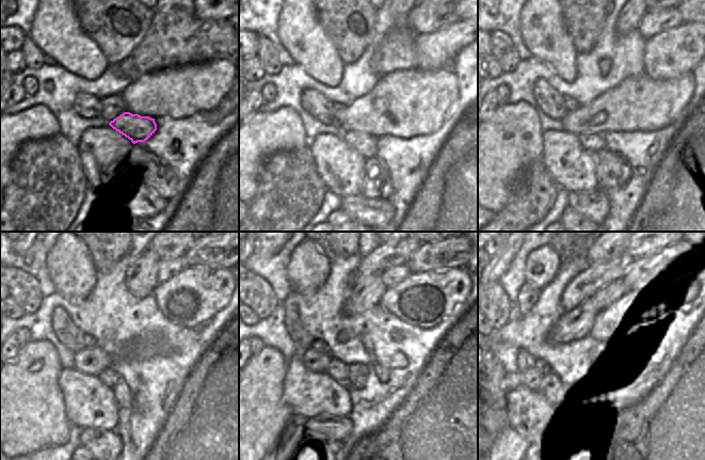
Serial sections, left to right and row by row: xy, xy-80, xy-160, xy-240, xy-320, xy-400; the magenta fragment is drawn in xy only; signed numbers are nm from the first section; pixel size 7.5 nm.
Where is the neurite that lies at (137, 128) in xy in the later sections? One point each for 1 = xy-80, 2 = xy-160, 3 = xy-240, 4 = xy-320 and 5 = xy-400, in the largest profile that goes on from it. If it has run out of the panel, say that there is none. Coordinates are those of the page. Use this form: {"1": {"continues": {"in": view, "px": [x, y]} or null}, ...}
{"1": {"continues": {"in": "xy-80", "px": [365, 144]}}, "2": {"continues": {"in": "xy-160", "px": [594, 142]}}, "3": {"continues": {"in": "xy-240", "px": [109, 376]}}, "4": {"continues": {"in": "xy-320", "px": [339, 371]}}, "5": {"continues": {"in": "xy-400", "px": [554, 386]}}}

